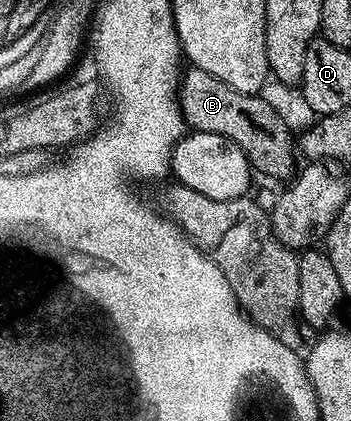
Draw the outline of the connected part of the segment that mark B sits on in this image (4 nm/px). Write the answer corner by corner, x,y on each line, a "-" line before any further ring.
190,67
187,70
181,74
178,86
178,106
182,108
183,122
199,133
230,137
232,143
248,155
250,168
255,174
263,173
282,182
293,178
296,173
296,137
290,134
285,119
265,101
265,96
236,91
203,69

